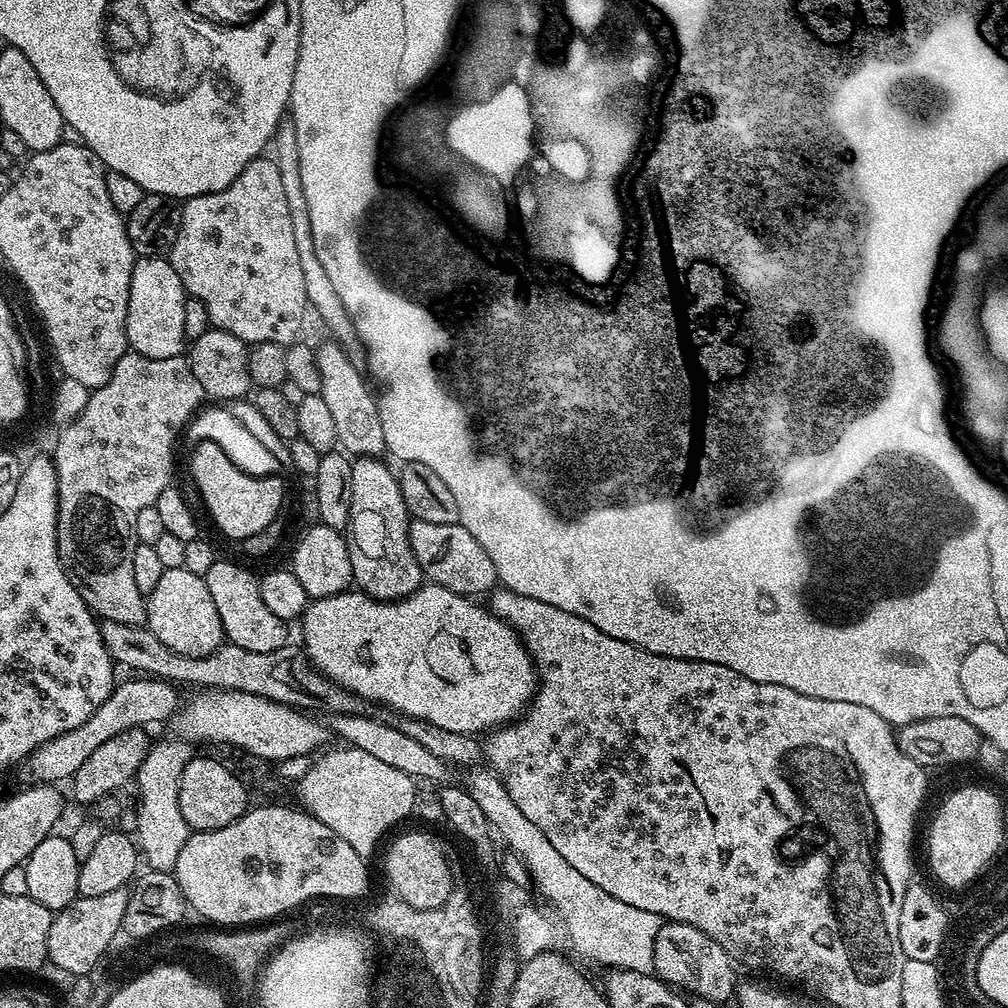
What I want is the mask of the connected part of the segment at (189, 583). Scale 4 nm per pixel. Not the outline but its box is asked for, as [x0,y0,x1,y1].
[146,567,225,656]

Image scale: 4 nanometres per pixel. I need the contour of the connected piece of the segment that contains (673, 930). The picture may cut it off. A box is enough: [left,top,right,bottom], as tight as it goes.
[652,923,738,1005]

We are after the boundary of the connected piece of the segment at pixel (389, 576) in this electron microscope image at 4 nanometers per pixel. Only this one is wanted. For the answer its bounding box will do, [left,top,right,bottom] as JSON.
[346,456,426,600]

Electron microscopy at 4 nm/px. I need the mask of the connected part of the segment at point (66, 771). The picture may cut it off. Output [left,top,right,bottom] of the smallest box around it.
[18,678,182,784]

